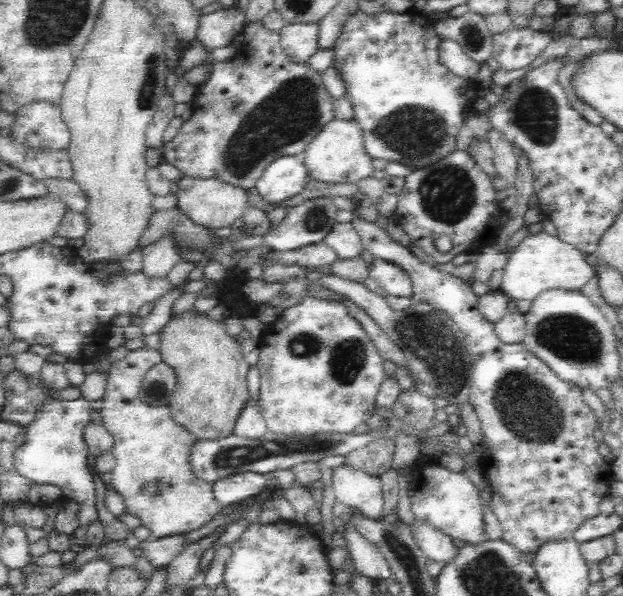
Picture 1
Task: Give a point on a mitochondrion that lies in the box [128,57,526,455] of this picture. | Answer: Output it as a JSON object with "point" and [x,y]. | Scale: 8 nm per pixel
{"point":[292,114]}

